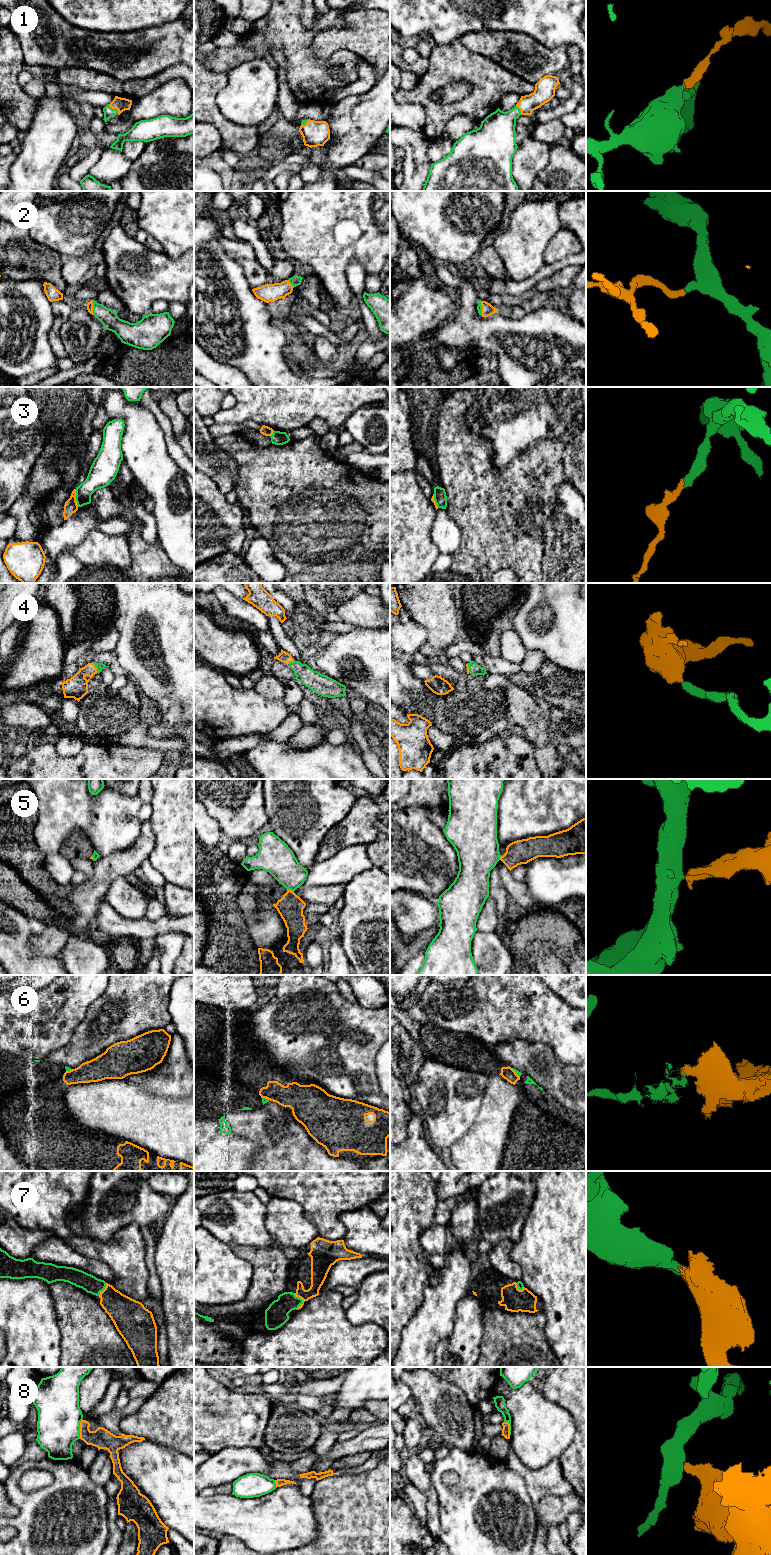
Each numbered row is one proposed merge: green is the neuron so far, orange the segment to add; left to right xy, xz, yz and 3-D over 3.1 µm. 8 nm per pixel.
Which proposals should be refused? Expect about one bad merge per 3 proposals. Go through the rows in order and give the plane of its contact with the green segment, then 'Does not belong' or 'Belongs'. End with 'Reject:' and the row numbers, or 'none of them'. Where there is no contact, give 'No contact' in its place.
1: Touches green in xy. Belongs
2: Touches green in xy. Belongs
3: Touches green in xy. Does not belong
4: Touches green in xy. Belongs
5: Touches green in xz. Does not belong
6: Touches green in yz. Does not belong
7: Touches green in xz. Belongs
8: Touches green in xy. Does not belong
Reject: 3, 5, 6, 8

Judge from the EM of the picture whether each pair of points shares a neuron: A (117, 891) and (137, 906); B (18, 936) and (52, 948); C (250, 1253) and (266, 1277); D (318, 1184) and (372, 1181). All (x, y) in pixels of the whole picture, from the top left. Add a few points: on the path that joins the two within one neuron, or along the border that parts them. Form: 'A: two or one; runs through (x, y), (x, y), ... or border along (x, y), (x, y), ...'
A: one; runs through (121, 896), (132, 904)
B: two; border along (32, 933), (31, 951), (36, 956), (46, 956)
C: one; runs through (256, 1259), (266, 1271)
D: one; runs through (331, 1181), (359, 1181)

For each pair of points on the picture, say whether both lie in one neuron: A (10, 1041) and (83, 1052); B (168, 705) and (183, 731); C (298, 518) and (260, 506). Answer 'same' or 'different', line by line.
A: different
B: different
C: same

